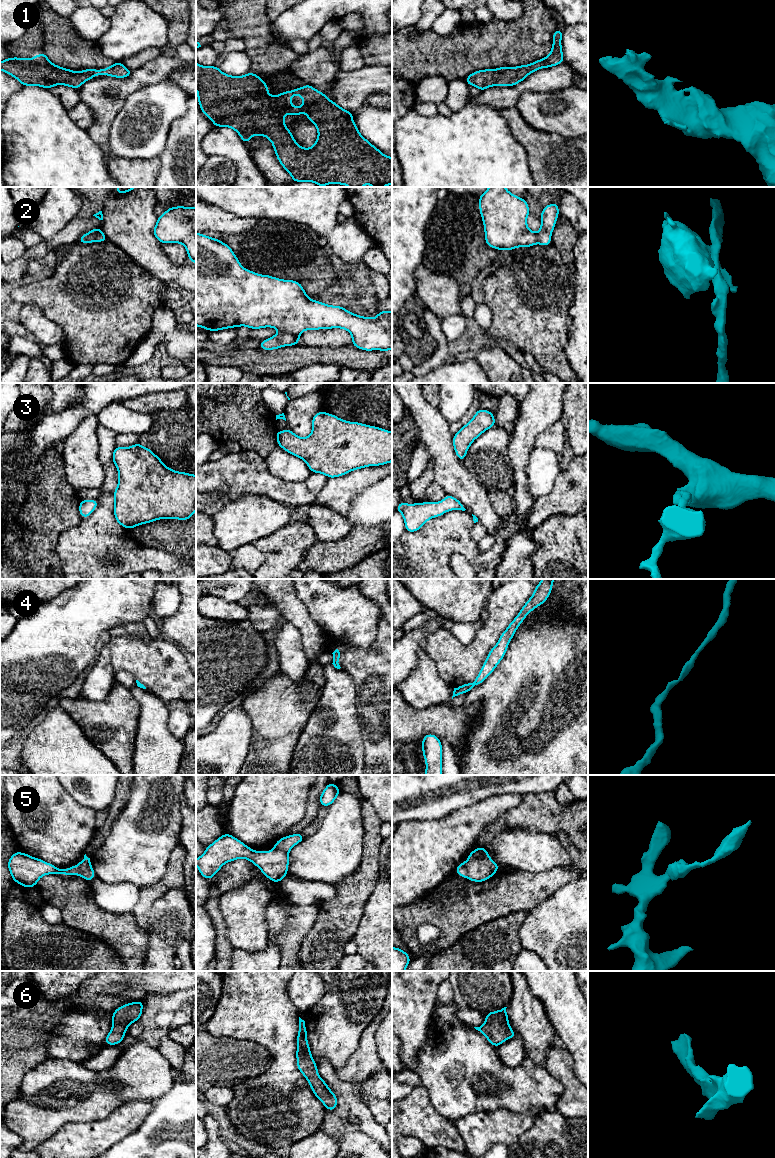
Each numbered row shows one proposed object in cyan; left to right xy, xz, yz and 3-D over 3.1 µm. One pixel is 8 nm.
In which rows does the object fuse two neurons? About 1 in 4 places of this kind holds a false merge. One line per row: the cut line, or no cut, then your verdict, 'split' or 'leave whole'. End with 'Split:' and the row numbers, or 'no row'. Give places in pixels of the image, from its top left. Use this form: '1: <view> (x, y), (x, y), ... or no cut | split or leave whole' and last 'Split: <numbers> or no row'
1: no cut | leave whole
2: xy (100, 229), (92, 237), (81, 237) | split
3: no cut | leave whole
4: no cut | leave whole
5: no cut | leave whole
6: no cut | leave whole
Split: 2

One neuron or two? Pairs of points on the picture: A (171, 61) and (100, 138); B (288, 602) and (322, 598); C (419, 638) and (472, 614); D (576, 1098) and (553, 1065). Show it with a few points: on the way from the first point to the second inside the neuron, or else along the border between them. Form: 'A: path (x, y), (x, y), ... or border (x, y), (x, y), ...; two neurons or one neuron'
A: path (148, 74), (138, 79), (105, 115); one neuron
B: border (294, 589), (298, 599), (314, 619); two neurons
C: border (432, 613), (447, 618), (452, 622); two neurons
D: path (574, 1090), (571, 1083), (561, 1073); one neuron

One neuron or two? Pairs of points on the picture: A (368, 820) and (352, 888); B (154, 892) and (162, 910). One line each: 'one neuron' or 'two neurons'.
A: one neuron
B: two neurons

